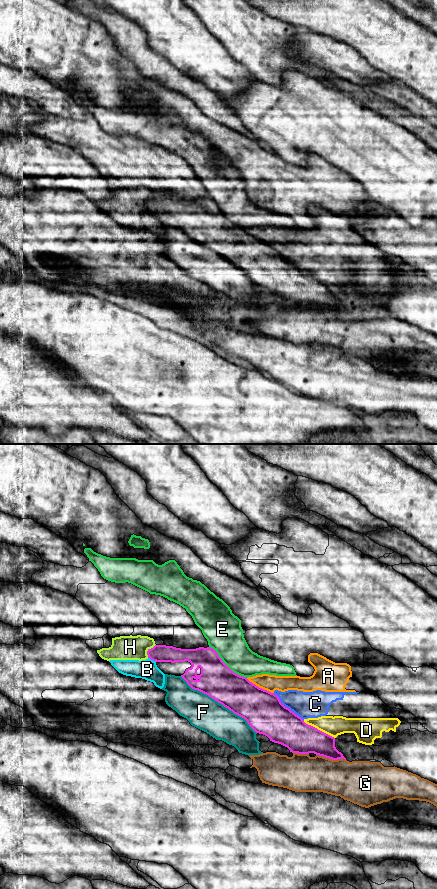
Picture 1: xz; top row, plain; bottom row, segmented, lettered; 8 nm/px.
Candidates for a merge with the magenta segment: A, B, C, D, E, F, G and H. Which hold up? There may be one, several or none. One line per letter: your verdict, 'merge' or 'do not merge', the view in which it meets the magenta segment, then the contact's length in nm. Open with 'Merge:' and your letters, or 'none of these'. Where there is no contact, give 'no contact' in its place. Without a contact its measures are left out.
Merge: none of these
A: do not merge | xz | 260 nm
B: do not merge | xz | 80 nm
C: do not merge | xz | 340 nm
D: do not merge | xz | 300 nm
E: do not merge | xz | 400 nm
F: do not merge | xz | 750 nm
G: do not merge | xz | 240 nm
H: do not merge | xz | 130 nm

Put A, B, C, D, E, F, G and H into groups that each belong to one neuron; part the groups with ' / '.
A C D / B H / E / F / G

